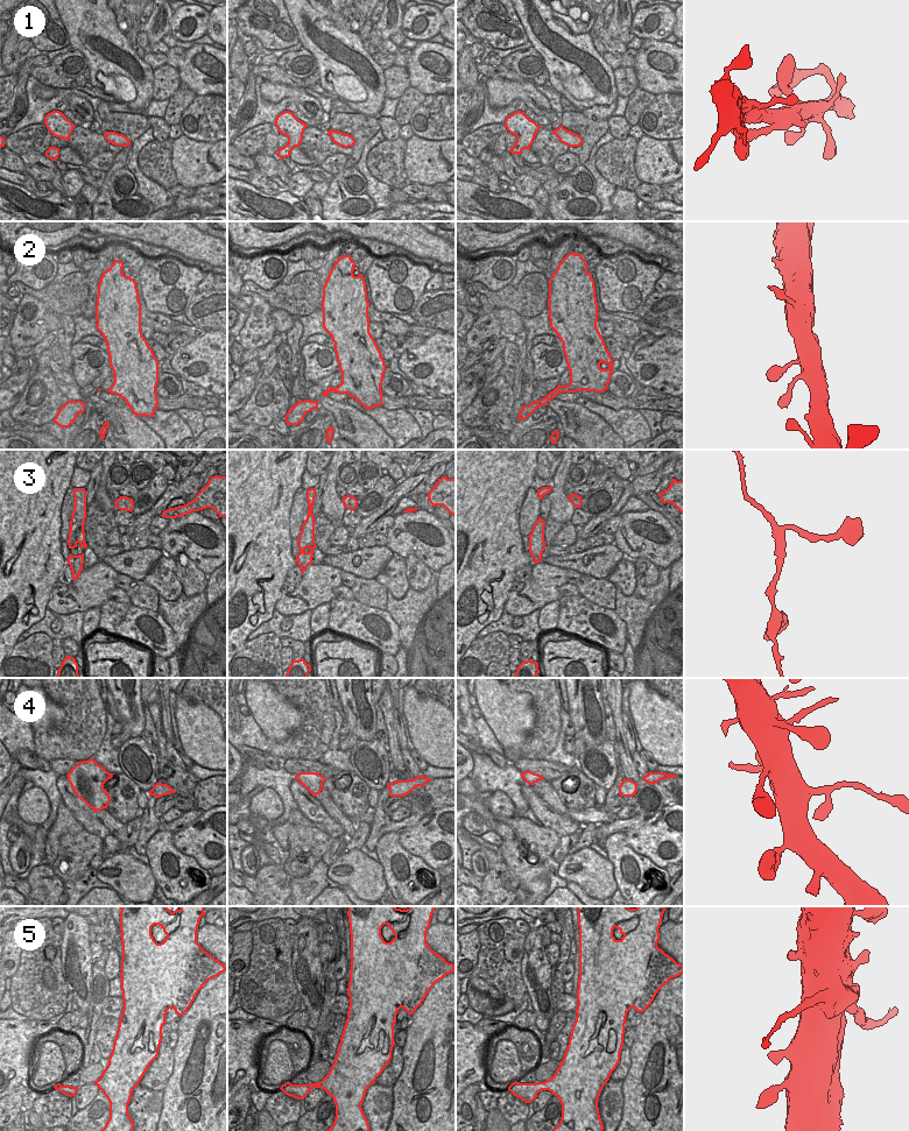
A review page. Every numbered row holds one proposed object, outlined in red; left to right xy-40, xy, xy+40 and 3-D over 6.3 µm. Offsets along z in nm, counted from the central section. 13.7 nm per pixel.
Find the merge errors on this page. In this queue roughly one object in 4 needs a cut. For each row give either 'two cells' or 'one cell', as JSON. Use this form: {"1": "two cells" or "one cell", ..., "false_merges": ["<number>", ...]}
{"1": "one cell", "2": "one cell", "3": "one cell", "4": "one cell", "5": "two cells", "false_merges": ["5"]}

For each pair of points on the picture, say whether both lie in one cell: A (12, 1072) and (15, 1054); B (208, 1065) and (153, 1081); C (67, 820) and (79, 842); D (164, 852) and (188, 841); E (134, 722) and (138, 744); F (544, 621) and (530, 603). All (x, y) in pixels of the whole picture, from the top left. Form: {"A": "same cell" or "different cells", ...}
{"A": "same cell", "B": "different cells", "C": "different cells", "D": "different cells", "E": "different cells", "F": "different cells"}

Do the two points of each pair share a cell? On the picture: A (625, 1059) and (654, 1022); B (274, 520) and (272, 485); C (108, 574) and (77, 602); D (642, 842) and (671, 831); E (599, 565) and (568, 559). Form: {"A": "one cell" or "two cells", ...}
{"A": "two cells", "B": "one cell", "C": "one cell", "D": "one cell", "E": "one cell"}

